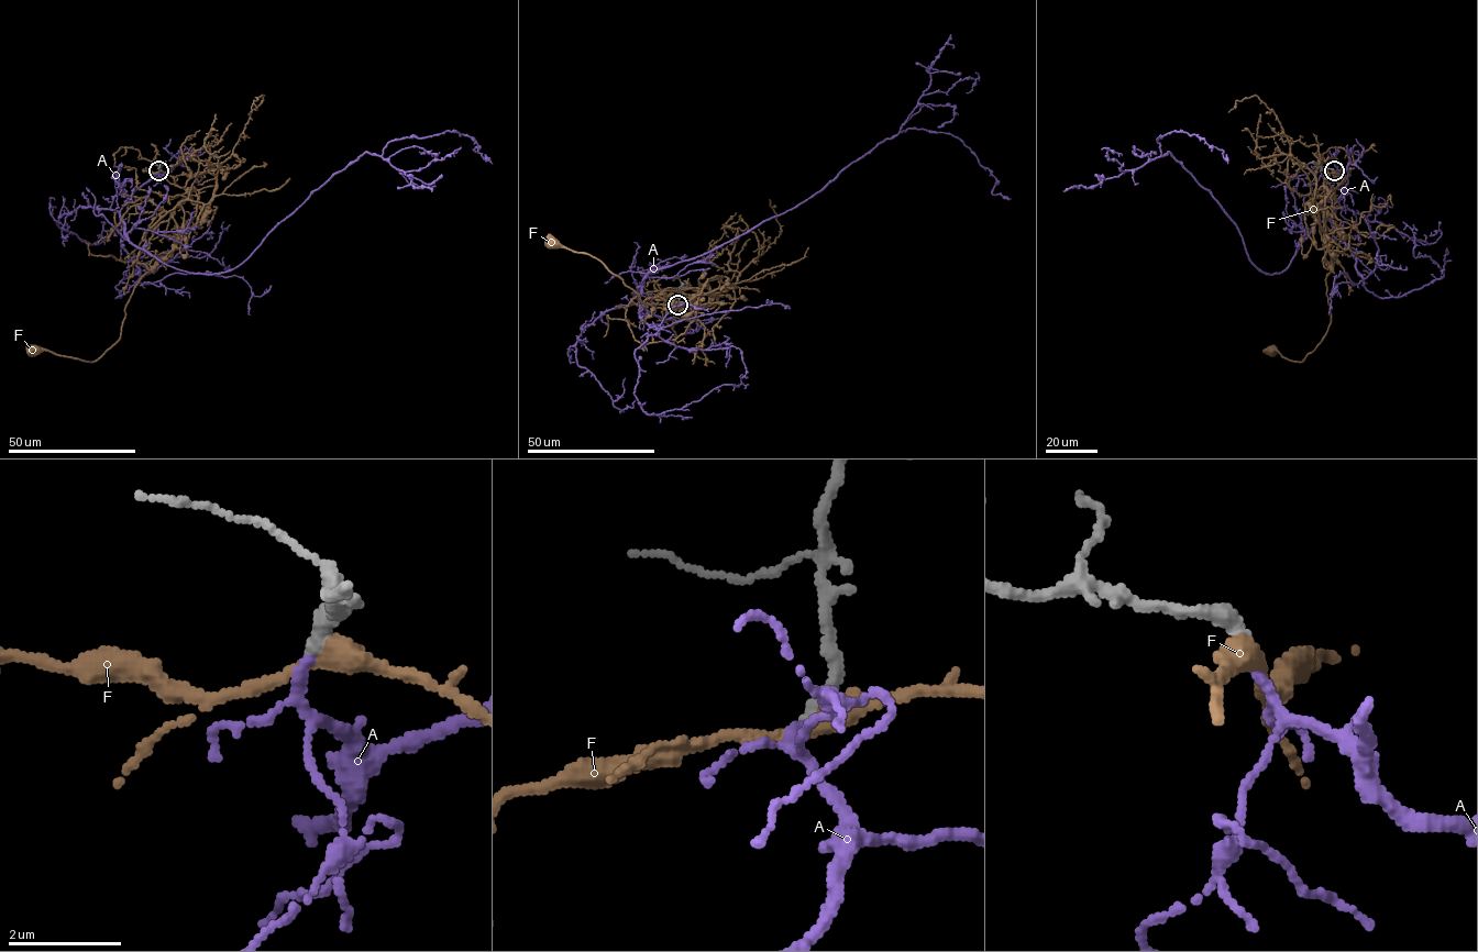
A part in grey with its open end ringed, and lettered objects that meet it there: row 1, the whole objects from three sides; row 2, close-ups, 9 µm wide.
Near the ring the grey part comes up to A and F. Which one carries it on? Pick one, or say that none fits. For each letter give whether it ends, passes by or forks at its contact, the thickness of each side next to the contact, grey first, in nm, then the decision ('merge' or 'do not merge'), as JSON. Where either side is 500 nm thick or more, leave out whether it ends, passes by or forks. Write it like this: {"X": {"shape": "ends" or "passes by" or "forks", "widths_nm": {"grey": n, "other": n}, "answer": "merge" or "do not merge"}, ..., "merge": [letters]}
{"A": {"shape": "passes by", "widths_nm": {"grey": 320, "other": 120}, "answer": "merge"}, "F": {"shape": "passes by", "widths_nm": {"grey": 360, "other": 360}, "answer": "do not merge"}, "merge": ["A"]}

